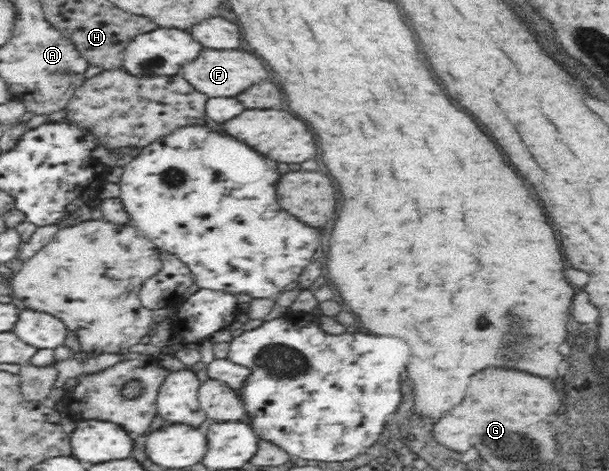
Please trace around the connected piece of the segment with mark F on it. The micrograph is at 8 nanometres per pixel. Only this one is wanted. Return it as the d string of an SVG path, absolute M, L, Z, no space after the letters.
M202 50L200 60L191 60L191 62L192 64L183 64L180 75L194 89L208 98L218 96L232 98L232 96L238 96L240 92L244 92L248 86L256 84L258 80L268 78L268 70L264 68L262 60L258 60L256 56L242 52L242 50L228 50L228 52L224 52L224 50Z

